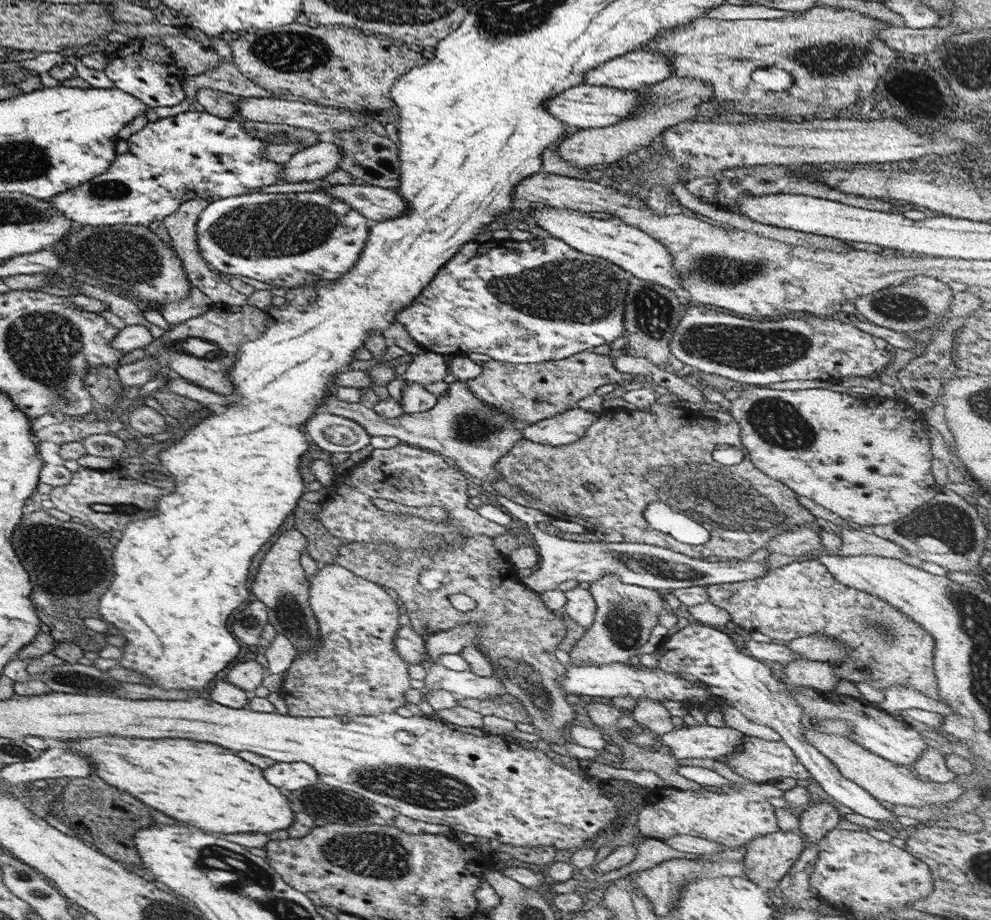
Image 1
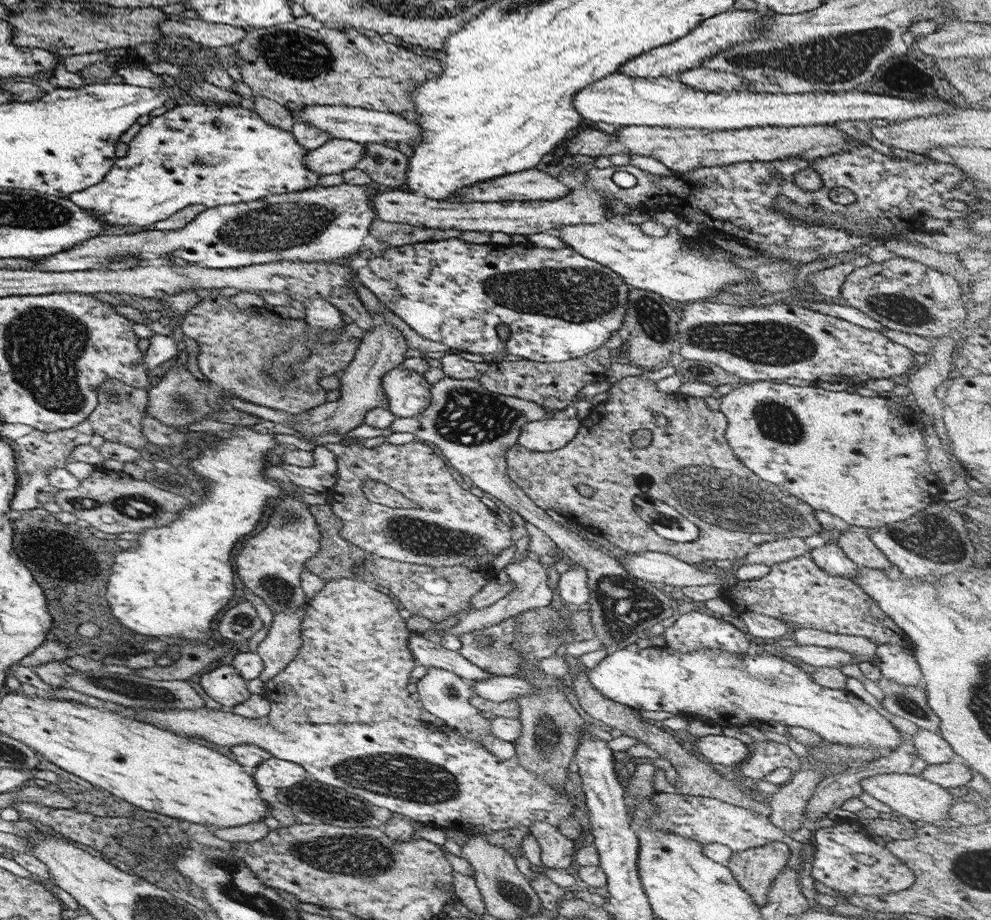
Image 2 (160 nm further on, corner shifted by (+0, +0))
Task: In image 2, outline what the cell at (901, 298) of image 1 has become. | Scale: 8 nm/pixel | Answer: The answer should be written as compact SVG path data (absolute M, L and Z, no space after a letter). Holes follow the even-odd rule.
M893 257L886 261L882 262L872 262L870 265L863 267L855 267L843 281L843 284L840 286L840 297L845 298L845 304L857 308L861 312L864 312L866 315L869 315L873 320L879 322L879 324L889 330L915 334L923 338L937 337L937 336L948 336L952 331L959 330L960 332L966 332L968 328L968 315L967 315L967 305L963 303L964 294L962 293L961 288L957 281L947 273L942 273L933 269L933 267L926 266L925 264L913 261L910 258L903 257Z

